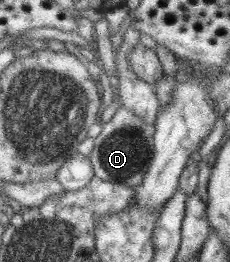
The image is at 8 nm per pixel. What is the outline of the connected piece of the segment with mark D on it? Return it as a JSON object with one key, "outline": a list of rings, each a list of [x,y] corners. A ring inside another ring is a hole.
{"outline":[[[121,105],[111,119],[101,125],[100,133],[93,138],[92,152],[88,155],[94,176],[115,185],[139,186],[152,158],[154,126]]]}

